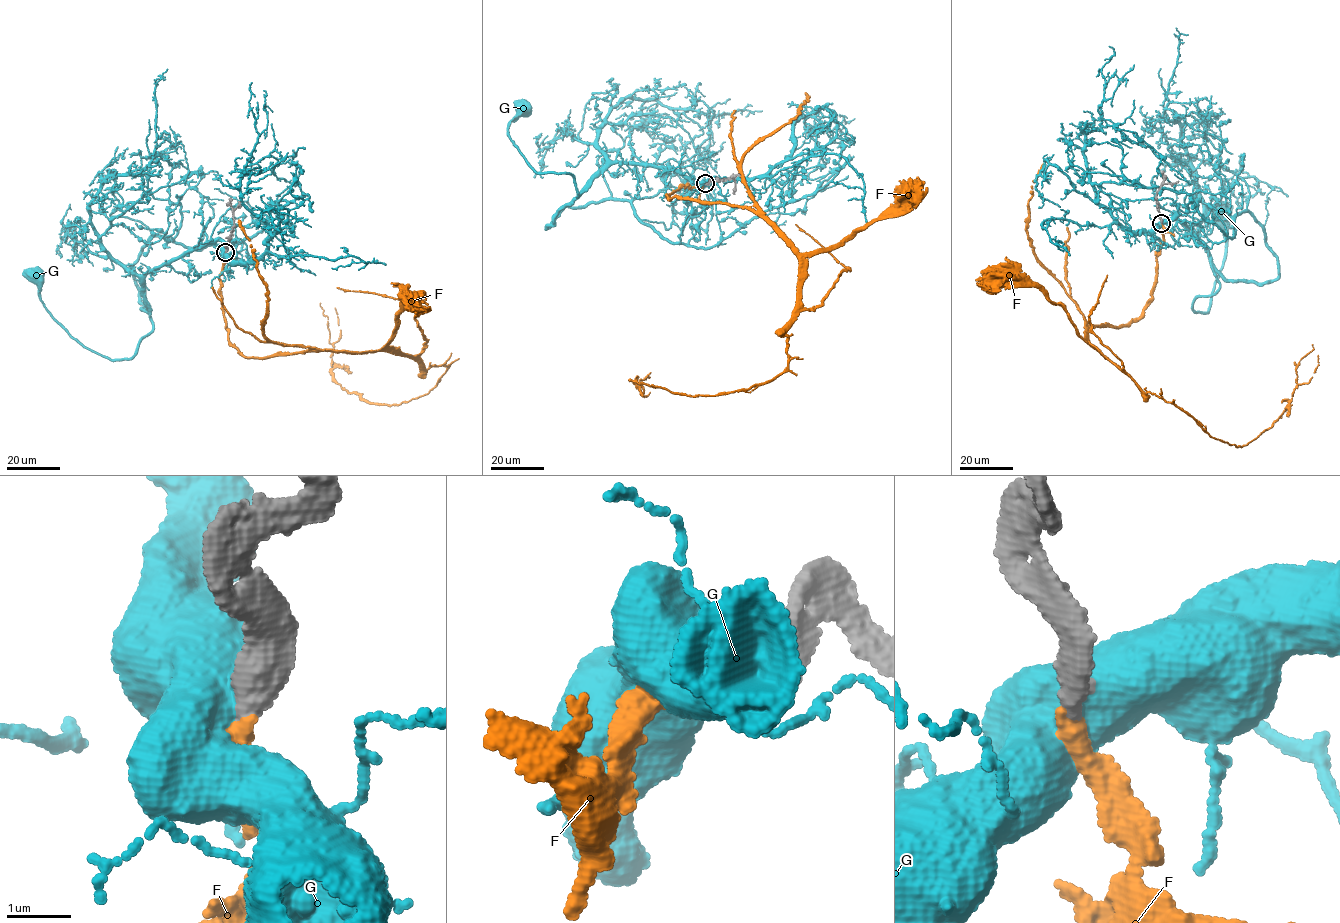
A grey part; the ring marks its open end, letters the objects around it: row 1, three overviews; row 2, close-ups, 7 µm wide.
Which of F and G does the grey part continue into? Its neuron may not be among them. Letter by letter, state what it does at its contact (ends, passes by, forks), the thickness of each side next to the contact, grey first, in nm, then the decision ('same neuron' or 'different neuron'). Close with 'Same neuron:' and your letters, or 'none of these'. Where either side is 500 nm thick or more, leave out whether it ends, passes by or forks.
F: it ends there; 460 nm thick on the grey side, 320 nm on the other; same neuron
G: 480 nm thick on the grey side, 800 nm on the other; different neuron
Same neuron: F

